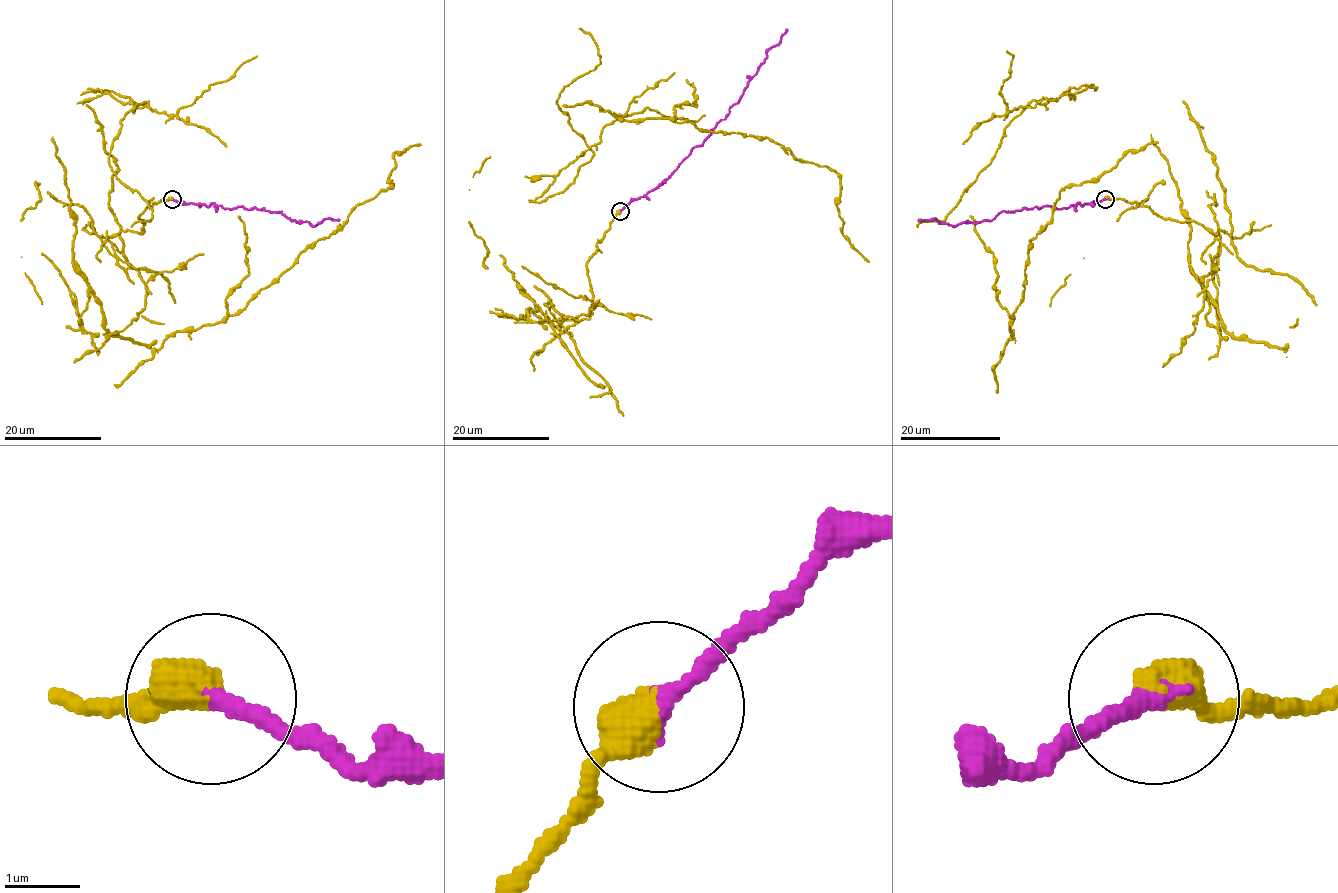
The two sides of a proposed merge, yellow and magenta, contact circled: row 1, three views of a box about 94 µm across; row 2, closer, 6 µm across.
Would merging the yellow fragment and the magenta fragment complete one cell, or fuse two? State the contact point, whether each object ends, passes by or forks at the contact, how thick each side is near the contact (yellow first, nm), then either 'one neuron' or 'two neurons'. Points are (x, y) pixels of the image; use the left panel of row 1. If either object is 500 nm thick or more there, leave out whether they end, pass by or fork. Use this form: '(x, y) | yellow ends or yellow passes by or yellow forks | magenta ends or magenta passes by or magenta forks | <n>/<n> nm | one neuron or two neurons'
(172, 199) | 550/240 nm | two neurons

